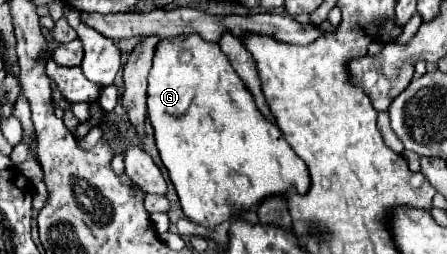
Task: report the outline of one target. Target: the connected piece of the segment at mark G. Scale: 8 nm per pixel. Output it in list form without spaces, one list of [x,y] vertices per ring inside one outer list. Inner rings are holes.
[[[180,35],[162,39],[154,53],[154,67],[148,75],[148,115],[154,127],[156,147],[176,187],[184,215],[214,231],[234,213],[244,213],[260,205],[266,197],[284,195],[290,187],[304,195],[310,189],[306,163],[282,139],[280,129],[262,117],[242,79],[232,69],[218,43],[206,43],[200,35]]]

